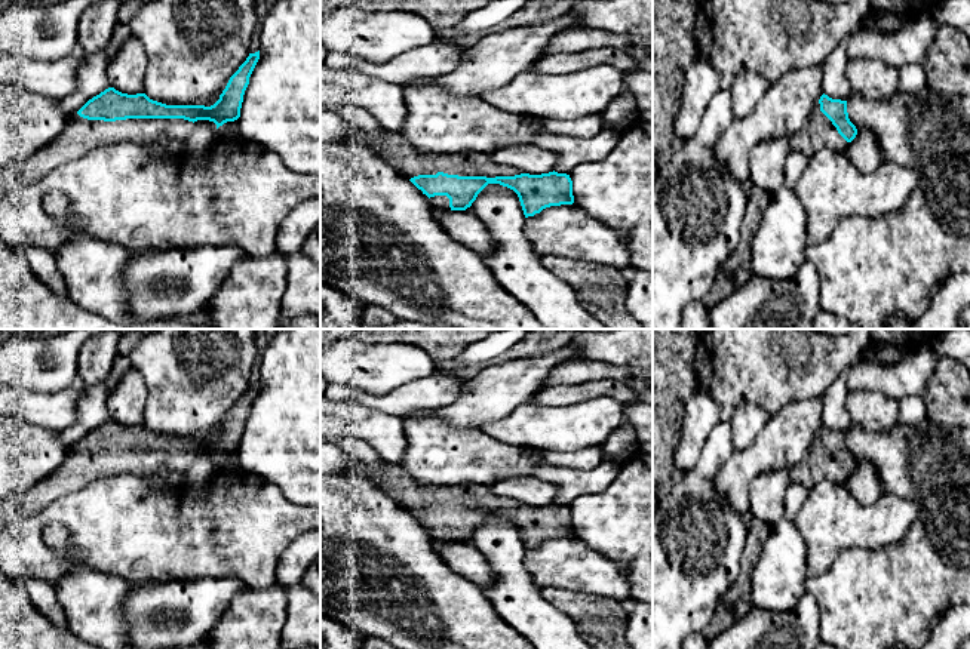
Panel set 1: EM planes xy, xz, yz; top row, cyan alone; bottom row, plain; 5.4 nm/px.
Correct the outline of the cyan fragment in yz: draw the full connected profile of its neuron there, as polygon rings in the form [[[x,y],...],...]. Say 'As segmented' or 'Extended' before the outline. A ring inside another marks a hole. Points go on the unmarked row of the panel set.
Extended. [[[823,425],[819,436],[820,440],[810,446],[807,456],[789,471],[791,482],[808,490],[823,480],[842,485],[857,467],[848,450],[847,433],[832,431]]]

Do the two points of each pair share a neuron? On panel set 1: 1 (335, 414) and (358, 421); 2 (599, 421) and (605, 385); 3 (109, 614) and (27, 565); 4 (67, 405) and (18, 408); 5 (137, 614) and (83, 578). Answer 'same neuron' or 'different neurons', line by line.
1: same neuron
2: different neurons
3: different neurons
4: same neuron
5: different neurons

